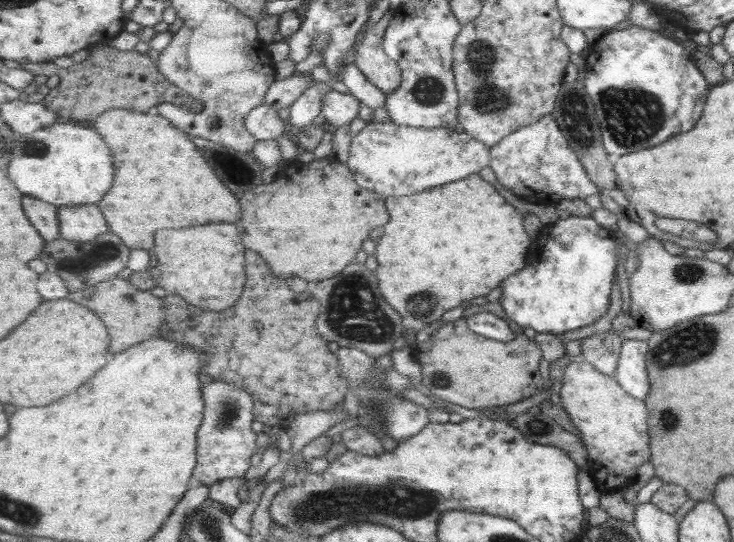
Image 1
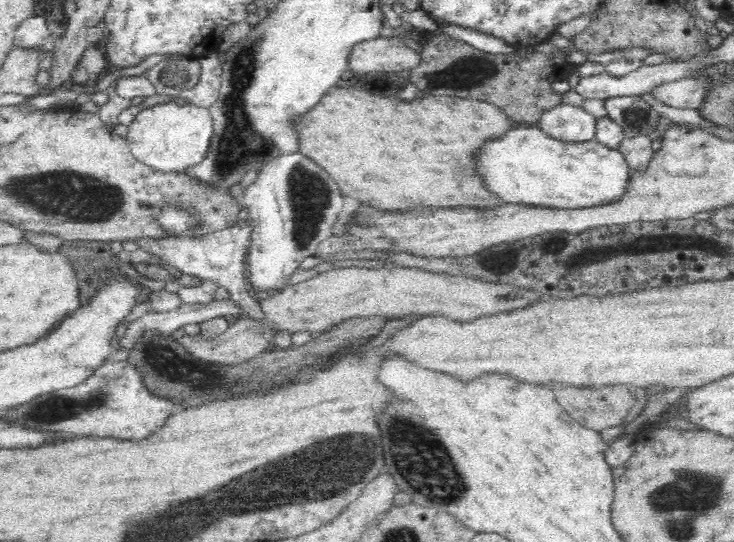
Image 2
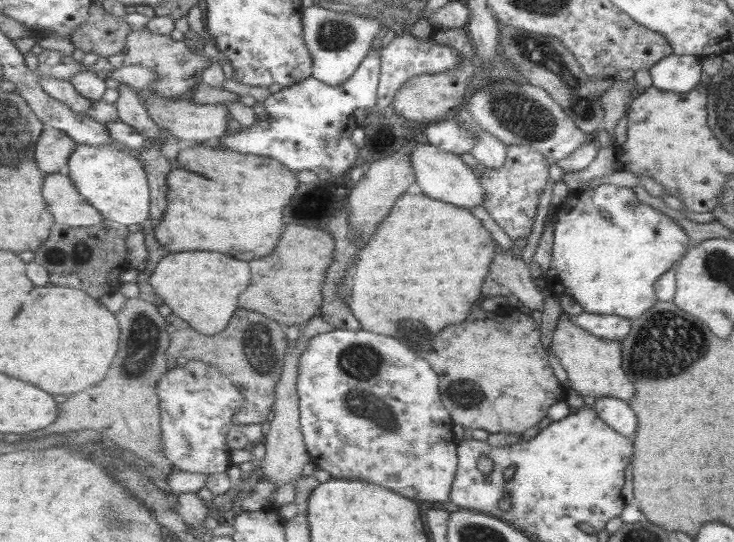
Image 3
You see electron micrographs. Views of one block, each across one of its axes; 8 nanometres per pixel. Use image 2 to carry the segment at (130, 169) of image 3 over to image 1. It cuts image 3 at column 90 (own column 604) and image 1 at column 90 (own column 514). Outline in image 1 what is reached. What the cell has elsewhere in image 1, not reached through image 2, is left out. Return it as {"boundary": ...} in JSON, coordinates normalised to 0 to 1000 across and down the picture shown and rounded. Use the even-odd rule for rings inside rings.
{"boundary":[[[79,221],[64,236],[23,247],[20,262],[12,328],[37,362],[48,362],[78,384],[132,378],[154,343],[157,310],[151,273],[138,247],[119,227]]]}

